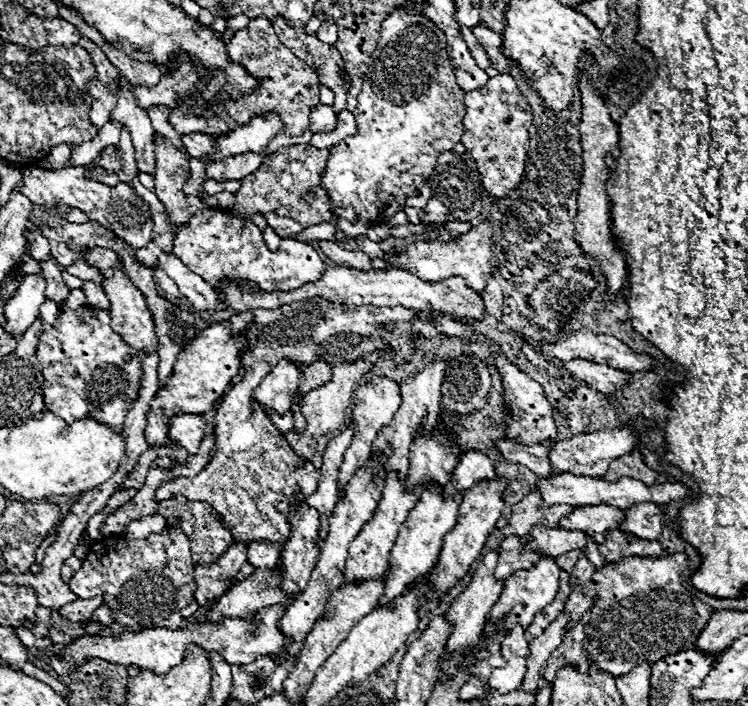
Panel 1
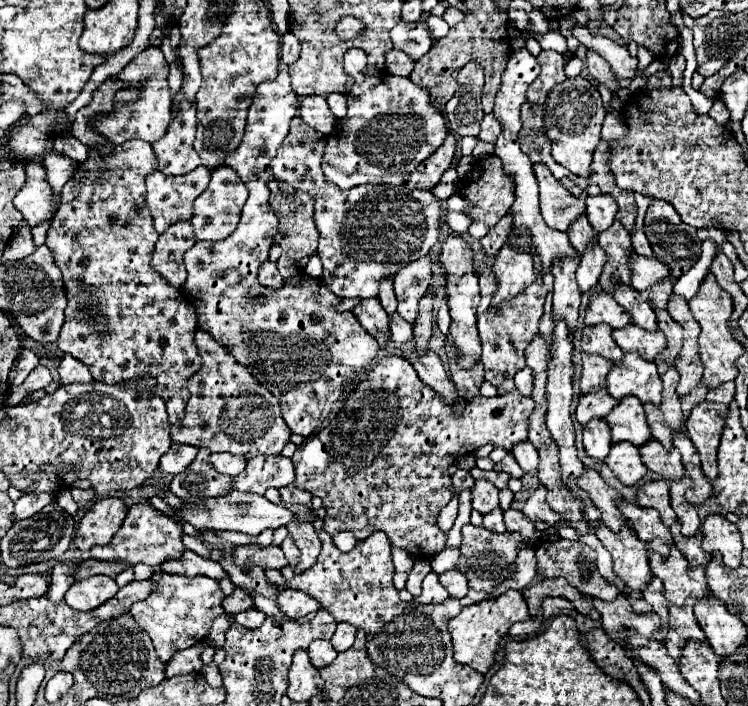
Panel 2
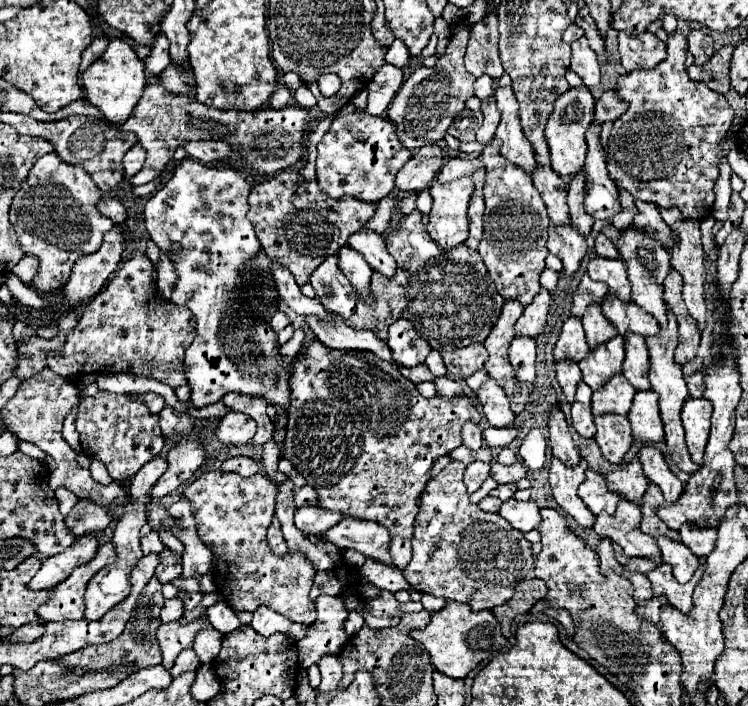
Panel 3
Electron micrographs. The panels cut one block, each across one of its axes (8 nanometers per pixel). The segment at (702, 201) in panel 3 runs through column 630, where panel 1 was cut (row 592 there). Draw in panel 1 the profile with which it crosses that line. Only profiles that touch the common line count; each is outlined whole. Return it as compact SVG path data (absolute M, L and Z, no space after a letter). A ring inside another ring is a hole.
M176 528L150 534L144 540L128 540L122 536L104 536L90 546L90 574L84 560L82 568L70 580L70 590L78 598L102 596L110 608L112 622L128 626L132 632L146 628L180 628L180 610L194 602L194 560L190 538Z

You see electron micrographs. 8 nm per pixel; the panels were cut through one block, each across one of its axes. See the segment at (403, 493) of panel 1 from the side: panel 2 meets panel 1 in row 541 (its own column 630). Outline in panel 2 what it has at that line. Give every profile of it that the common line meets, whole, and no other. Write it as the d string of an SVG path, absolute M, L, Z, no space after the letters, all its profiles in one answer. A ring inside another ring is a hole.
M630 352L624 354L620 364L614 364L612 372L608 372L606 382L608 394L616 400L626 396L636 396L640 402L652 402L654 406L660 404L662 380L656 372L656 364L640 358L638 354Z

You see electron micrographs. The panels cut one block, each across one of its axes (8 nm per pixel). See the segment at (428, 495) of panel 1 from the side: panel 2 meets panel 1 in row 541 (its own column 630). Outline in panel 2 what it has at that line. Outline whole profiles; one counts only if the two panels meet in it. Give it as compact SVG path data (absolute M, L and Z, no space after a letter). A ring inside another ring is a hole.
M636 396L620 400L612 414L608 414L606 422L612 430L612 442L630 442L640 448L644 442L652 440L642 402L636 400Z

